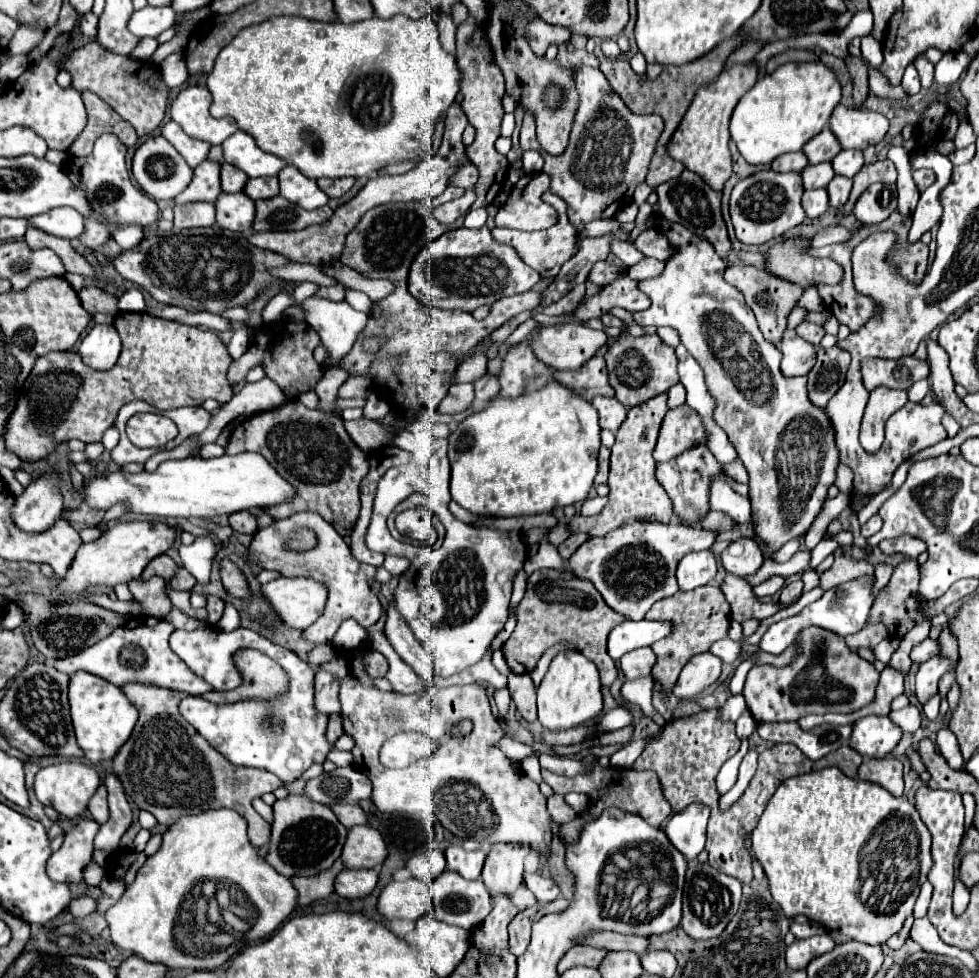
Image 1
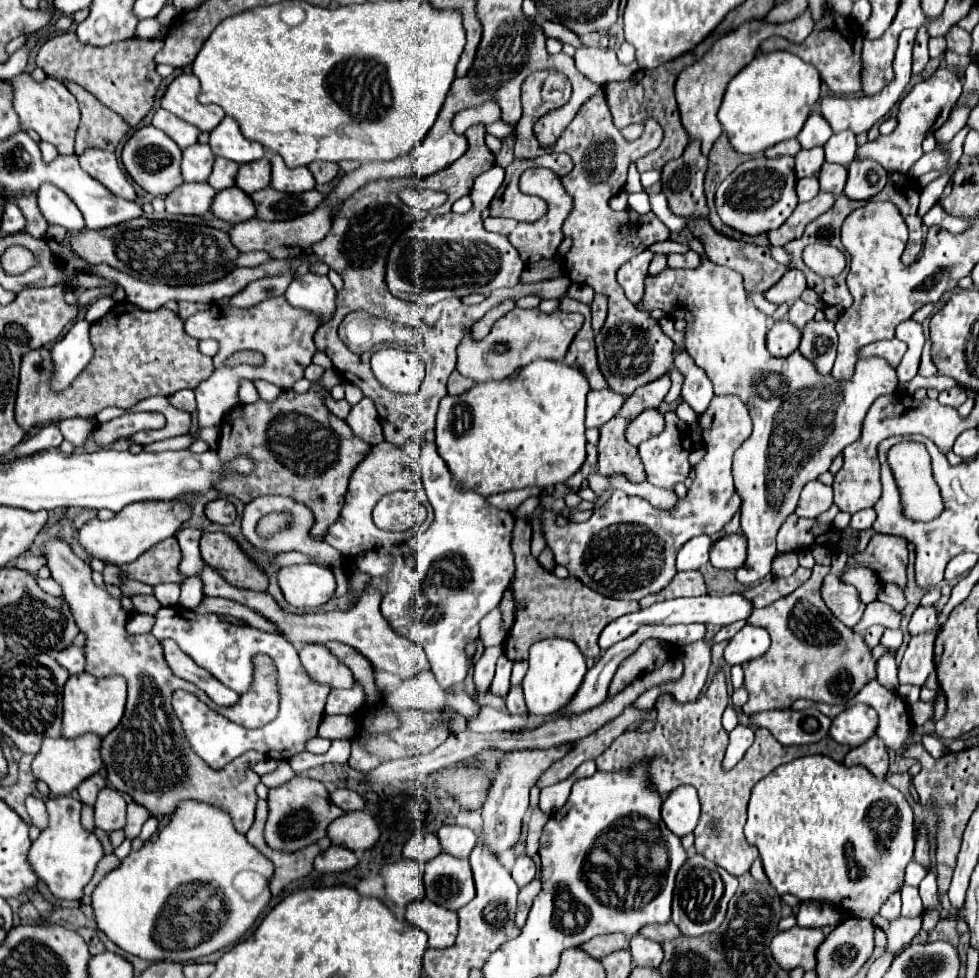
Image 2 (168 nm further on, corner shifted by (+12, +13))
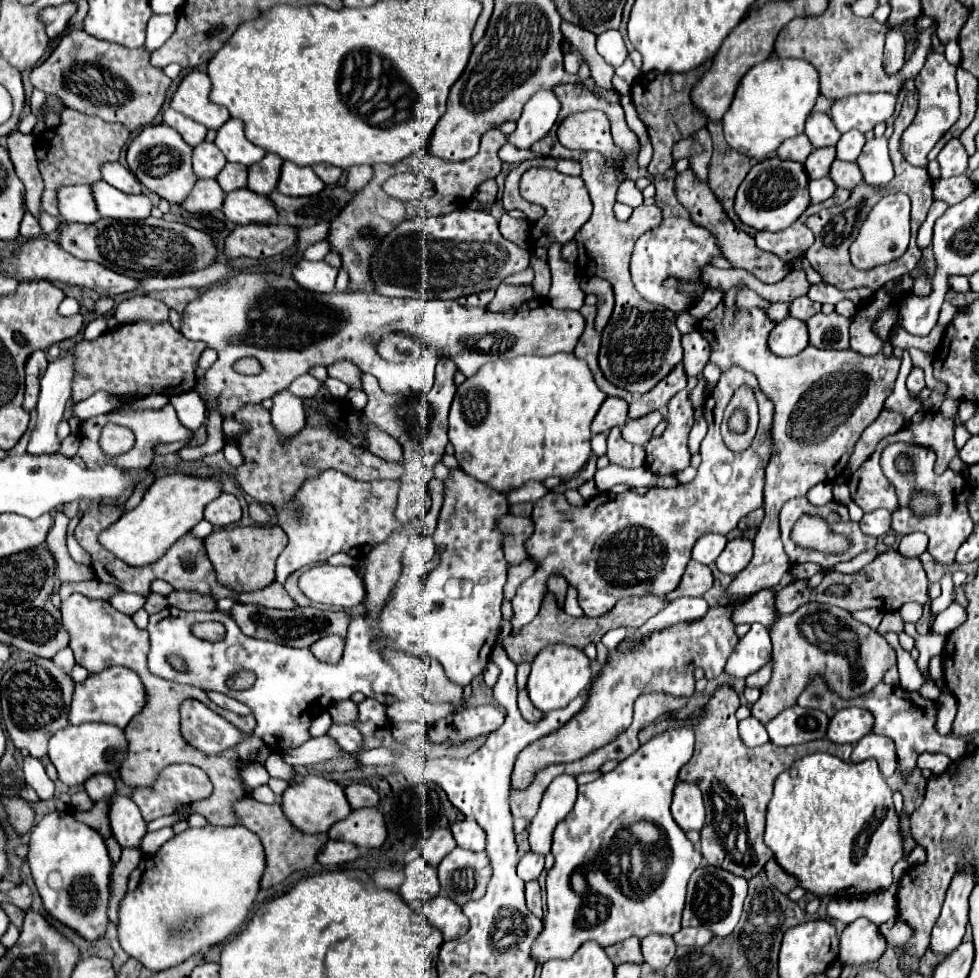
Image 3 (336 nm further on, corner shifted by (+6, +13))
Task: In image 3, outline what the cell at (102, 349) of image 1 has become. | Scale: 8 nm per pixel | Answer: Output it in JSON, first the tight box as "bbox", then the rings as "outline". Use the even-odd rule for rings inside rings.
{"bbox":[26,349,74,455],"outline":[[[70,349],[70,353],[66,357],[50,361],[50,365],[48,365],[44,377],[42,377],[40,399],[38,399],[38,407],[36,407],[38,421],[36,421],[36,427],[30,435],[26,453],[30,453],[30,455],[48,455],[48,453],[56,453],[60,449],[60,439],[56,437],[56,429],[58,429],[58,423],[62,421],[66,401],[70,399],[70,393],[72,393],[72,373],[74,373],[74,349]]]}

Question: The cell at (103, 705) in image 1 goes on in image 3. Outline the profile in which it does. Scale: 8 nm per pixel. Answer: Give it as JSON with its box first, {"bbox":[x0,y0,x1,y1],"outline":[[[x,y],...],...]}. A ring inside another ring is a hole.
{"bbox":[70,667,146,727],"outline":[[[108,667],[98,675],[90,675],[86,681],[76,683],[72,705],[70,705],[70,723],[112,723],[126,727],[134,715],[138,715],[146,705],[146,691],[140,677],[128,667]]]}

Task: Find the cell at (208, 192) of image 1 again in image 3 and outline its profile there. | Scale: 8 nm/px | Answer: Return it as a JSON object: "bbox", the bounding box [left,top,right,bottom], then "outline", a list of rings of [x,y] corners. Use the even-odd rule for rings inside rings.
{"bbox":[192,141,226,179],"outline":[[[202,141],[200,145],[194,147],[192,163],[194,163],[194,173],[198,179],[214,179],[224,169],[226,157],[214,143]]]}

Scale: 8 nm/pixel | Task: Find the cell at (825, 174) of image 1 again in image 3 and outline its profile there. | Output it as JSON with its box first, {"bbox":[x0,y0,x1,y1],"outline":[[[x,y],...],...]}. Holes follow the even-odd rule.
{"bbox":[806,147,836,179],"outline":[[[822,147],[822,149],[814,149],[810,153],[810,157],[806,159],[806,171],[810,179],[822,179],[830,173],[830,165],[836,157],[836,149],[834,147]]]}

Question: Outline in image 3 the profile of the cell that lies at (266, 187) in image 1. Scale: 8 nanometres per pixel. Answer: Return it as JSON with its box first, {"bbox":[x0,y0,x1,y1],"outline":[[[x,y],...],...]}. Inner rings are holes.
{"bbox":[248,153,282,195],"outline":[[[266,153],[266,157],[252,167],[248,167],[248,189],[260,195],[270,195],[276,189],[282,159],[274,153]]]}

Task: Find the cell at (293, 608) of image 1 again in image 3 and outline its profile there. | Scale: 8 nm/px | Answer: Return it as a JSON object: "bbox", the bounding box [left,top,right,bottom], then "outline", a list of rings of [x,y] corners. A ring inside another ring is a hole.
{"bbox":[300,563,366,609],"outline":[[[320,563],[310,567],[300,577],[302,593],[324,605],[334,605],[342,609],[356,607],[366,599],[366,587],[362,575],[352,567],[332,567]]]}

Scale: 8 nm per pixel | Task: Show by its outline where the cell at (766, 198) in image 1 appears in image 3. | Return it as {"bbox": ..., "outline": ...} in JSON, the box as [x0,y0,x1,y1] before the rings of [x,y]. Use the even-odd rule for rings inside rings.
{"bbox":[736,157,810,231],"outline":[[[770,157],[754,165],[746,175],[744,183],[736,193],[736,213],[742,223],[754,227],[756,231],[782,231],[792,225],[810,205],[808,195],[808,175],[802,163],[784,161],[780,157]]]}

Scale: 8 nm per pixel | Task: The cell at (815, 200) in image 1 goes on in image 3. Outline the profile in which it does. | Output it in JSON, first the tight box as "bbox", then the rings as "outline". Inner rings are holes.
{"bbox":[810,177,836,203],"outline":[[[822,177],[822,179],[816,179],[816,181],[810,181],[810,197],[812,197],[812,203],[822,203],[826,199],[830,199],[836,191],[836,185],[830,177]]]}

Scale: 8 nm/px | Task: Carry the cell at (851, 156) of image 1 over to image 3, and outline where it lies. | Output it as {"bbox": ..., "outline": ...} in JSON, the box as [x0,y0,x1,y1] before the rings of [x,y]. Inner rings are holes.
{"bbox":[836,131,864,161],"outline":[[[848,131],[840,137],[838,145],[836,145],[836,157],[842,159],[842,161],[856,161],[862,147],[864,147],[864,133],[860,131]]]}

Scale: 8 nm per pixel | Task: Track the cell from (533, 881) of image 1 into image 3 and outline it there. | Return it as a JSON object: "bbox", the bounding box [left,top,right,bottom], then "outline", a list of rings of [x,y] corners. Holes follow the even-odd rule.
{"bbox":[518,853,544,881],"outline":[[[526,853],[520,863],[518,863],[518,875],[524,881],[532,881],[538,879],[540,873],[544,871],[544,855],[538,853]]]}

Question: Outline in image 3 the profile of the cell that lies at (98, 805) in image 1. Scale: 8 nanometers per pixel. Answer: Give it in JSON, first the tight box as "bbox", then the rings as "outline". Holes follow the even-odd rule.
{"bbox":[86,775,116,801],"outline":[[[92,775],[86,783],[86,793],[90,795],[92,801],[100,801],[104,797],[110,797],[116,789],[114,789],[114,779],[110,775]]]}

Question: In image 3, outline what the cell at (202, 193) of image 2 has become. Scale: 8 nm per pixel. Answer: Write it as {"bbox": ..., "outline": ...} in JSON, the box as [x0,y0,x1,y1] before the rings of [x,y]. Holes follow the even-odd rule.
{"bbox":[182,179,224,213],"outline":[[[200,179],[196,181],[194,189],[190,191],[188,199],[182,203],[182,207],[186,211],[192,211],[192,213],[208,213],[208,211],[216,211],[216,209],[222,209],[222,203],[224,203],[224,191],[220,189],[218,181],[216,179]]]}

